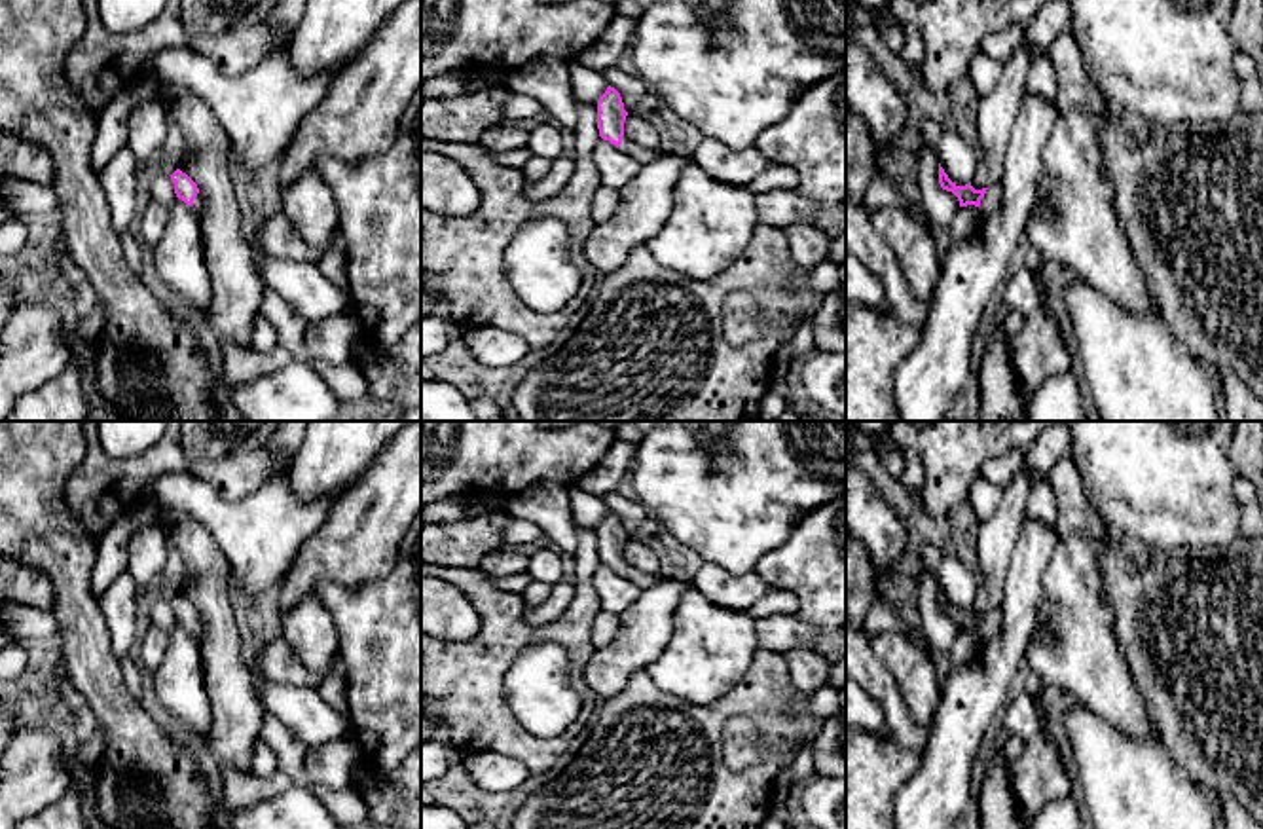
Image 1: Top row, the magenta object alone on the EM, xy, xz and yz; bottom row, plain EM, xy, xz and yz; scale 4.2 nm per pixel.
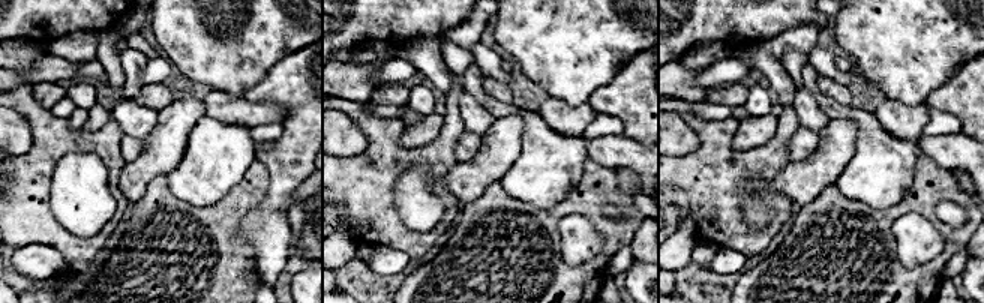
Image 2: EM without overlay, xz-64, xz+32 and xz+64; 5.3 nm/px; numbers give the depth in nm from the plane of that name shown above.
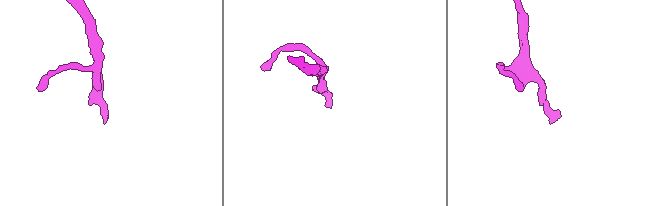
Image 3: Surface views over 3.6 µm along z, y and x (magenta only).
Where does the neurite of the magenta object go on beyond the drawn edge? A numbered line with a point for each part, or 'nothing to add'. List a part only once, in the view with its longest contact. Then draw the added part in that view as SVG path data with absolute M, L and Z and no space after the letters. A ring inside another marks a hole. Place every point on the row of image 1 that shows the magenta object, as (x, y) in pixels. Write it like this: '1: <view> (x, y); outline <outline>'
1: yz (992, 198); outline M994 182L988 186L984 197L980 199L980 211L984 214L996 212L999 209L1001 203L1001 184Z

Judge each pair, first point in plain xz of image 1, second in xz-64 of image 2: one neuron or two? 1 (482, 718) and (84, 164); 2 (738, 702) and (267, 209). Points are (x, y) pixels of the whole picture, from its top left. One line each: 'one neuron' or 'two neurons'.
1: two neurons
2: two neurons

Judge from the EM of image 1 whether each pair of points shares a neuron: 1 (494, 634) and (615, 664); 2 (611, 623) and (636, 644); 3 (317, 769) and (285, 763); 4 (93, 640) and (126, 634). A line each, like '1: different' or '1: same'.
1: different
2: different
3: different
4: different

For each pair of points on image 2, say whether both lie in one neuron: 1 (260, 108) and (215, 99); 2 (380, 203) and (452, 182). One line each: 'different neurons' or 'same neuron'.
1: same neuron
2: different neurons

